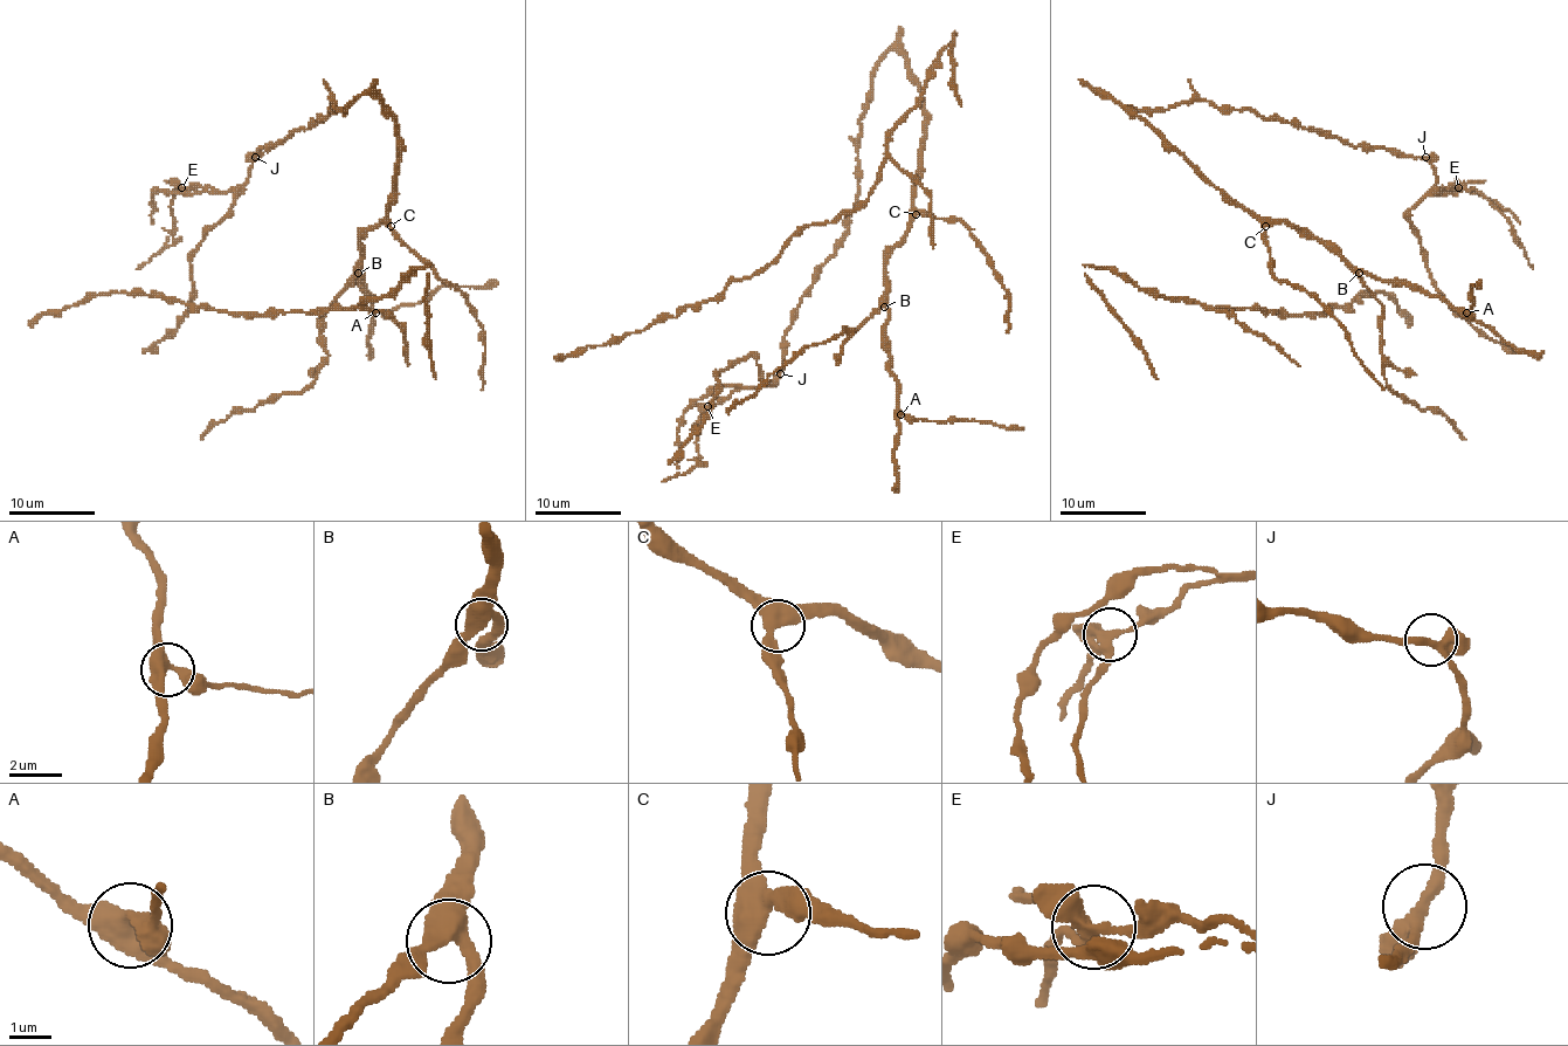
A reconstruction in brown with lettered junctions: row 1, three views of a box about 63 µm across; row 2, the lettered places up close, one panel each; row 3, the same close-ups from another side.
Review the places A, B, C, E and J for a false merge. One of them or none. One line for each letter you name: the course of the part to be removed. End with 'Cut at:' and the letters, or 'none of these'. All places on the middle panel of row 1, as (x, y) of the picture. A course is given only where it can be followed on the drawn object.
E: (706, 406), (696, 442), (698, 462), (685, 473), (662, 481)
Cut at: E

